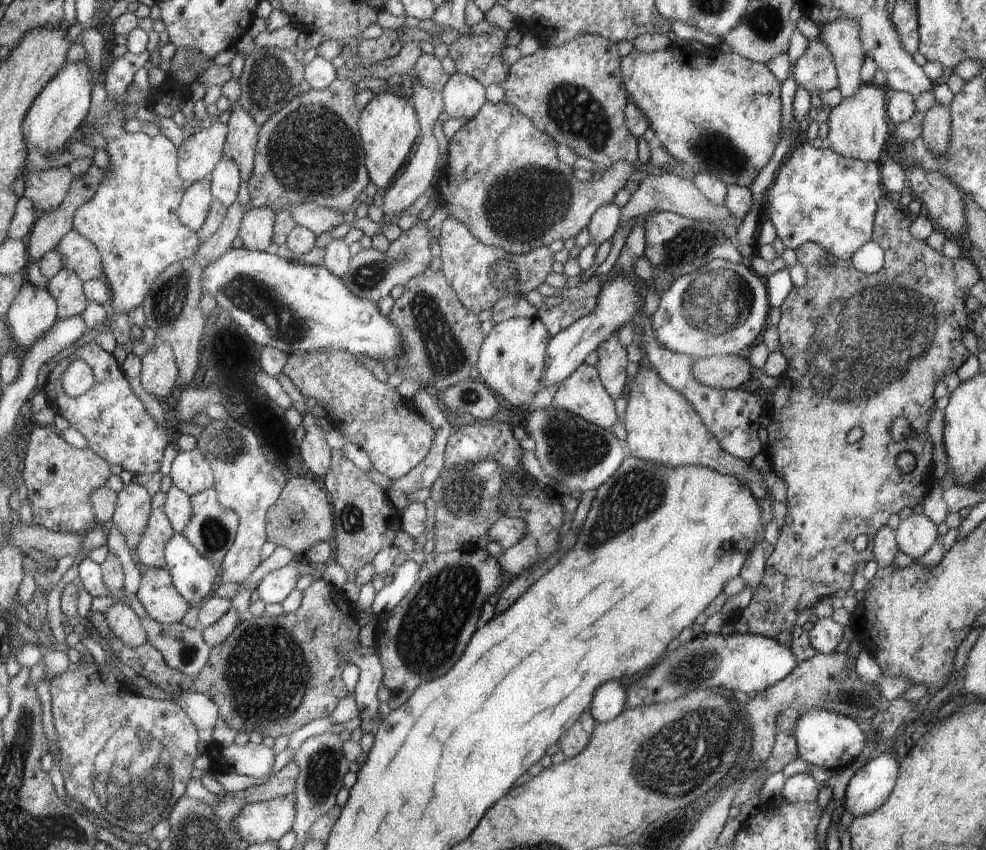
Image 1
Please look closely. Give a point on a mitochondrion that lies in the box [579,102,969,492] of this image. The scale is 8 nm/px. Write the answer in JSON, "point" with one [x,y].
{"point":[859,348]}

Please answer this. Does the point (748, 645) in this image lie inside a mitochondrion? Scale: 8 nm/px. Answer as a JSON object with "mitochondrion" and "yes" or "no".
{"mitochondrion":"no"}

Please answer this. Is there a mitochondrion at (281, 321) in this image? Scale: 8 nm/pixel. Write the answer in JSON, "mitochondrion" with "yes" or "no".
{"mitochondrion":"yes"}

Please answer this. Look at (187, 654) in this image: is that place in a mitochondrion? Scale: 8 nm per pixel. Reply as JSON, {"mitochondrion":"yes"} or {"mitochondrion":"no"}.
{"mitochondrion":"yes"}

